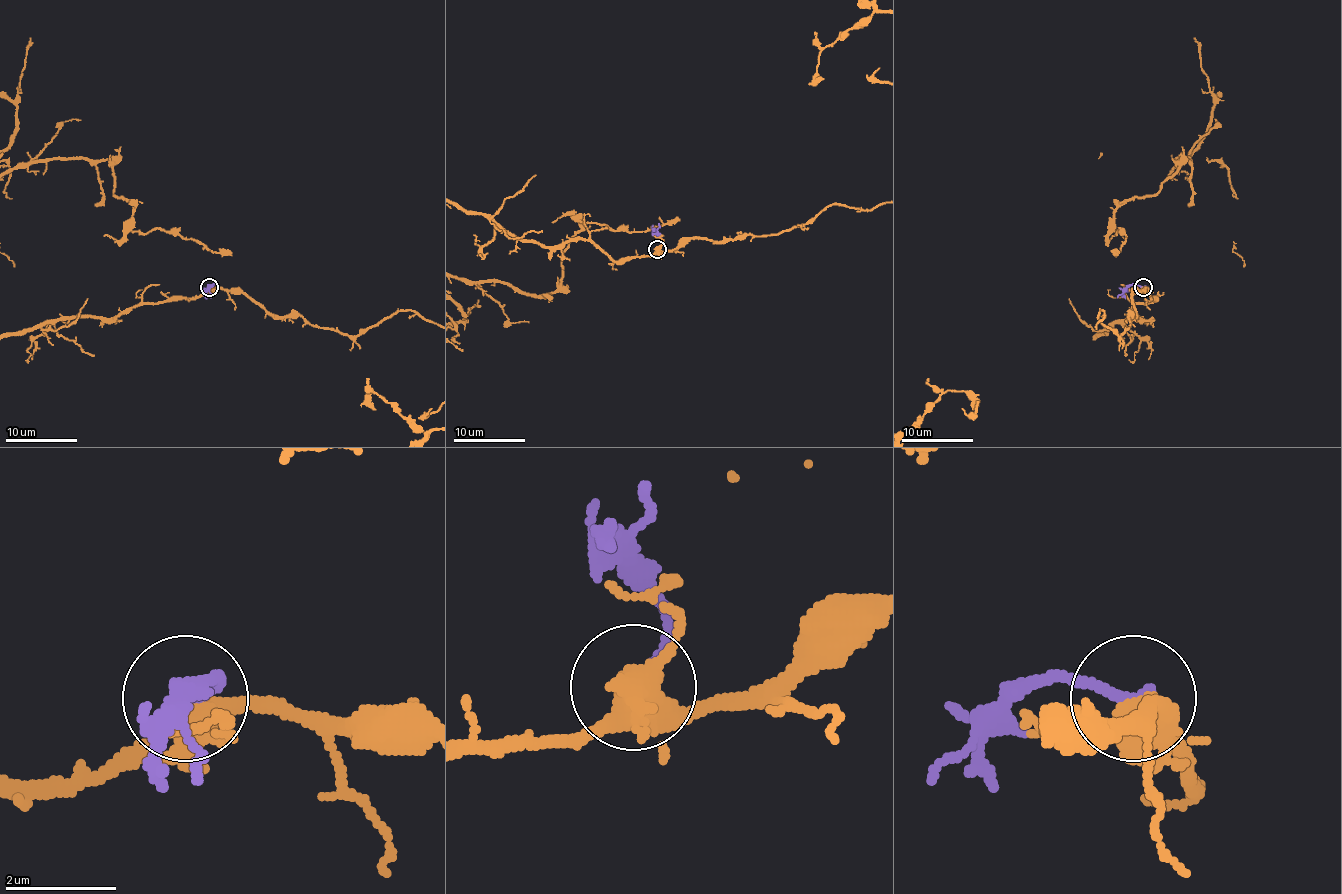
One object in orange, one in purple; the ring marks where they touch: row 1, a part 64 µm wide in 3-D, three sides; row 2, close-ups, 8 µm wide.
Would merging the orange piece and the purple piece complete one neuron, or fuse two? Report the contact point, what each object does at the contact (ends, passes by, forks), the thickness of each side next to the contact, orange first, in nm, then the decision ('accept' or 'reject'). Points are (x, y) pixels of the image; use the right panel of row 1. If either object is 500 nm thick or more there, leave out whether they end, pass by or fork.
at (1143, 287); orange forks there; purple ends there; 420 nm thick on the orange side, 200 nm on the other; reject

